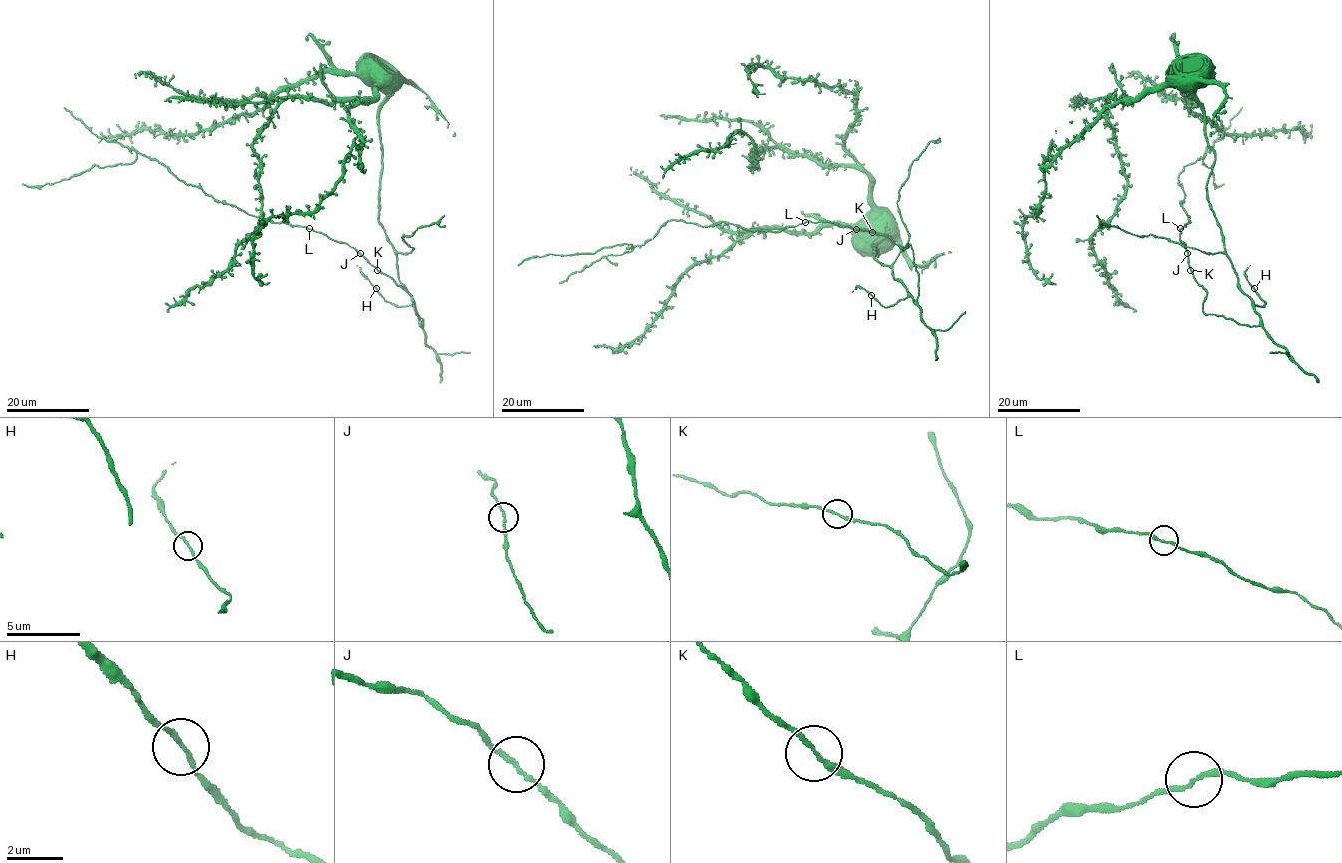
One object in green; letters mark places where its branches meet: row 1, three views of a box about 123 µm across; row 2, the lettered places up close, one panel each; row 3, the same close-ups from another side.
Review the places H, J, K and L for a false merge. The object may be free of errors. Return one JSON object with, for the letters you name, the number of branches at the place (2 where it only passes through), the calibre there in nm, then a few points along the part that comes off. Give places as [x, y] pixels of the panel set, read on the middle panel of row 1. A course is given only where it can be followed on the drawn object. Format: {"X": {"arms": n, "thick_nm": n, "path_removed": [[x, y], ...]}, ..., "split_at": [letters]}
{"split_at": []}

